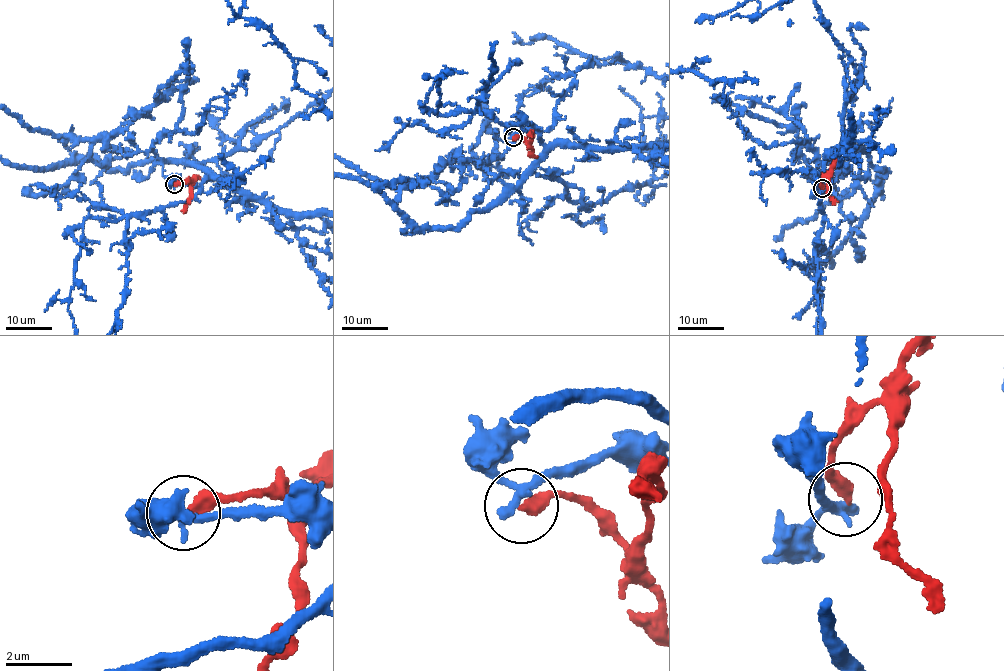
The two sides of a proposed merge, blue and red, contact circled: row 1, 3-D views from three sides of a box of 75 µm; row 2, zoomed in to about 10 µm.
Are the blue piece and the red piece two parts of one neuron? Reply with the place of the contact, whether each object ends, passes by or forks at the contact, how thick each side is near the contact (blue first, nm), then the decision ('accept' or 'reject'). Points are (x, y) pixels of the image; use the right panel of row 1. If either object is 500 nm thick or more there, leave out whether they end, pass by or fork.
at (822, 188); blue passes by; red ends there; 280 nm thick on the blue side, 380 nm on the other; reject

